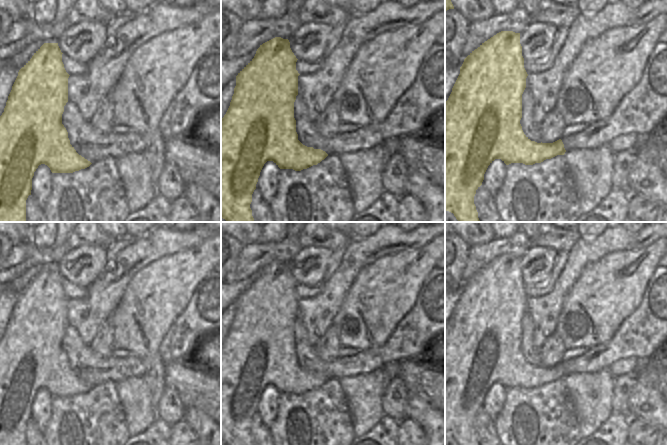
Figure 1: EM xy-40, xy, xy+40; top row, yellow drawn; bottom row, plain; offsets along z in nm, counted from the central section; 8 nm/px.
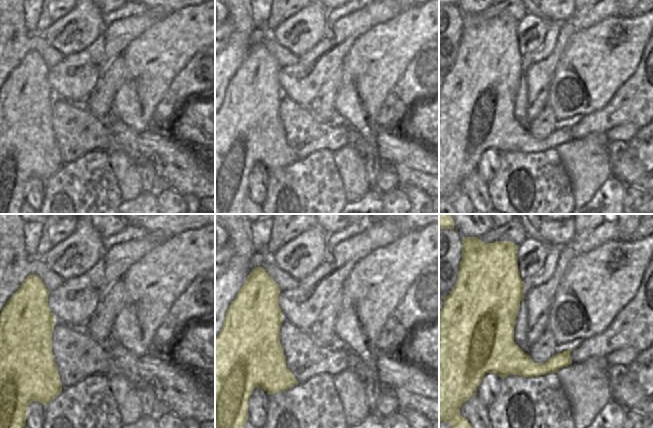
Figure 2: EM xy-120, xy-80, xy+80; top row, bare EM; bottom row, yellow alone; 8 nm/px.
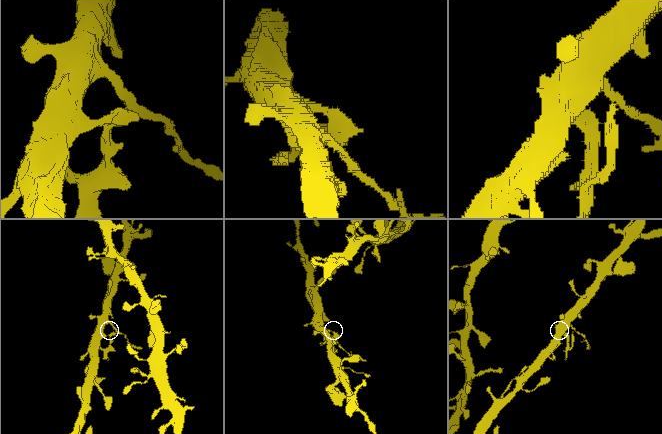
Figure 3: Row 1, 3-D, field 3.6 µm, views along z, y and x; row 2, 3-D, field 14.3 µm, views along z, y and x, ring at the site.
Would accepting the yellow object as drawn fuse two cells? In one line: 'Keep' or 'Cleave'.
Cleave

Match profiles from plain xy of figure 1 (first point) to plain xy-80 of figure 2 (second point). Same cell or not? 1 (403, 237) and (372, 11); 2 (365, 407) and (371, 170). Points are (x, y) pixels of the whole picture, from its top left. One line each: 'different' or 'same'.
1: same
2: different

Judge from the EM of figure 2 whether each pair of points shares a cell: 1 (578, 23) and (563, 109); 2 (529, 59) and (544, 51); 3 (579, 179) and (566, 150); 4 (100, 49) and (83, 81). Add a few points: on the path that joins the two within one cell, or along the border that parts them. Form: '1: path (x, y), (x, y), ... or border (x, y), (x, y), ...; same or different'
1: border (597, 22), (577, 31), (570, 38), (563, 53); different
2: path (533, 57), (540, 54); same
3: path (579, 172), (579, 163), (573, 157); same
4: path (91, 55), (90, 63), (83, 72); same

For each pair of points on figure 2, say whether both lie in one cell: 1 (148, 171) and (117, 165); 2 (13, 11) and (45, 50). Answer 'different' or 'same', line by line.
1: different
2: same

